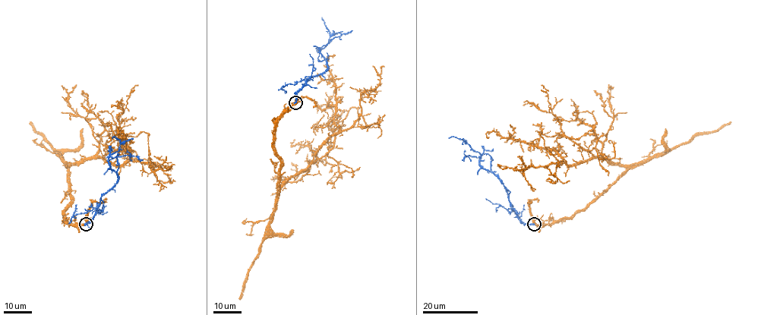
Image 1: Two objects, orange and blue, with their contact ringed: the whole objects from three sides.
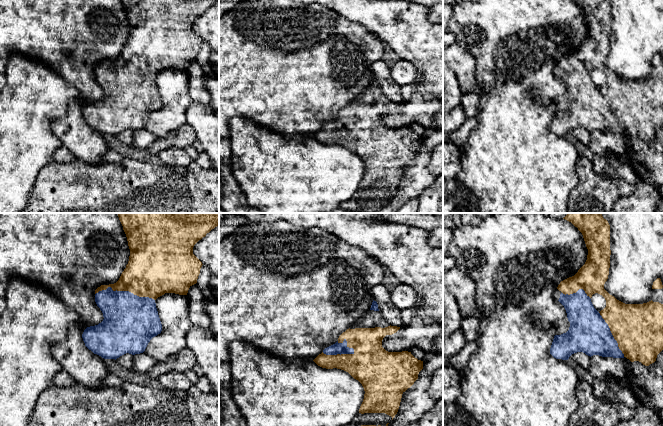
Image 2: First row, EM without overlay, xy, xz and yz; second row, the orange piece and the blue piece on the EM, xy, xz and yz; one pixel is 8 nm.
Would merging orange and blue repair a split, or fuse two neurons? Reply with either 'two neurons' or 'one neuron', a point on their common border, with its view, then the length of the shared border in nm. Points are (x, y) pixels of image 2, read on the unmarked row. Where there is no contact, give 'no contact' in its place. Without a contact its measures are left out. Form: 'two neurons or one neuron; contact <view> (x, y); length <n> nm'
one neuron; contact xy (125, 66); length 480 nm

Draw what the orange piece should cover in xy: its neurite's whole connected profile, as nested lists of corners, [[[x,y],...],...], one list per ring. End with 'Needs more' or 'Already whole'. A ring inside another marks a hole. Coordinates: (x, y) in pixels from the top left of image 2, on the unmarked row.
[[[122,0],[123,6],[126,10],[128,22],[130,25],[130,32],[126,44],[122,48],[119,56],[114,60],[101,61],[95,66],[95,78],[103,89],[103,97],[95,102],[87,103],[82,114],[85,122],[91,126],[94,130],[101,132],[104,135],[117,135],[120,132],[129,129],[132,131],[143,129],[150,118],[150,116],[161,109],[162,100],[158,91],[155,76],[164,71],[165,69],[175,69],[179,71],[187,71],[189,64],[197,59],[202,38],[193,30],[194,21],[206,12],[212,5],[217,3],[219,0]]]. Needs more

